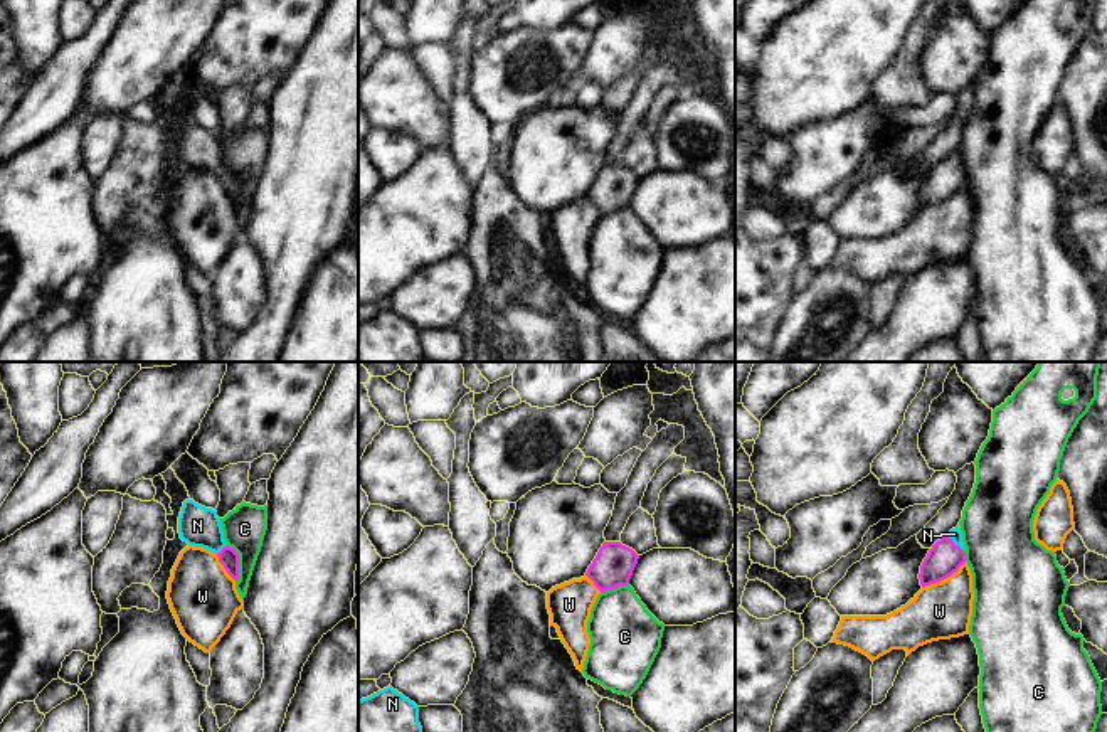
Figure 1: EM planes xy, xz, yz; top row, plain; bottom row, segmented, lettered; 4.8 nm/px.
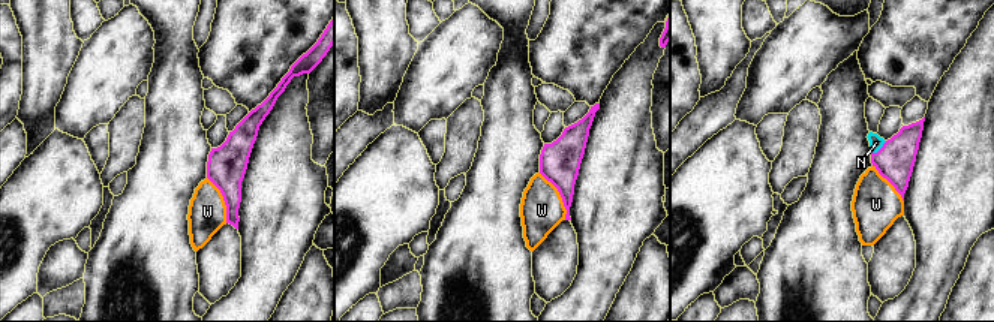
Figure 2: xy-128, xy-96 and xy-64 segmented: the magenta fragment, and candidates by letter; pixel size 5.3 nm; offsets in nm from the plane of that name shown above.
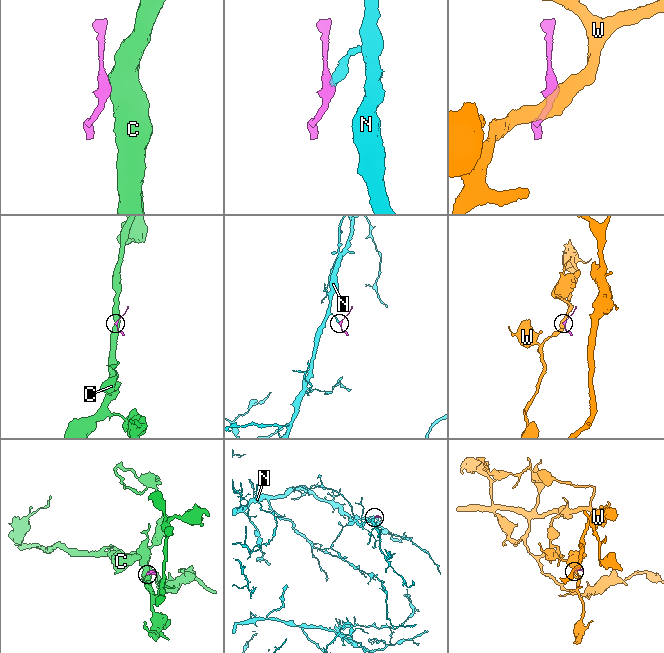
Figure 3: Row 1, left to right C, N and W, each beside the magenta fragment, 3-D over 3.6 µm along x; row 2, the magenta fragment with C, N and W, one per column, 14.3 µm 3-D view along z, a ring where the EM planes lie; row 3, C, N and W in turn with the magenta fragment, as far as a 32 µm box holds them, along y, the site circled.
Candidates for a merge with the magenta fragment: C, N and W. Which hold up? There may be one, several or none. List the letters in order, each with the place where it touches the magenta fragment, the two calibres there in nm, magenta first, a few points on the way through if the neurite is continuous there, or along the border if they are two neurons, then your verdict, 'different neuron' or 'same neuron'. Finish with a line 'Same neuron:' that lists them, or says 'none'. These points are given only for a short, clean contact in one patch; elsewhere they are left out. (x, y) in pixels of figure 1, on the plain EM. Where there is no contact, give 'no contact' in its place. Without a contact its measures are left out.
C: xy (238, 185) | 90/200 nm | along xy (227, 167), (238, 177), (238, 204) | different neuron
N: yz (954, 167) | 160/60 nm | across yz (944, 180), (954, 167), (954, 157) | same neuron
W: yz (944, 201) | 160/280 nm | along yz (964, 184), (949, 199), (922, 211) | different neuron
Same neuron: N

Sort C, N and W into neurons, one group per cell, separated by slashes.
C / N / W

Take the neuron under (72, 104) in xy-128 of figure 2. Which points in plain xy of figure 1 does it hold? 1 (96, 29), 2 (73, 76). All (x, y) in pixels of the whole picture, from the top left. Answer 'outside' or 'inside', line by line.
1: outside
2: outside

